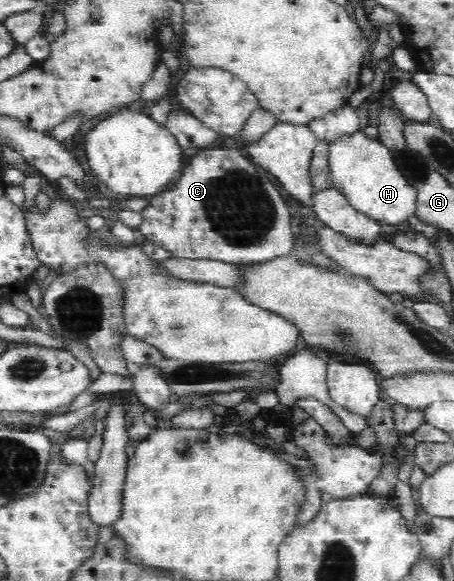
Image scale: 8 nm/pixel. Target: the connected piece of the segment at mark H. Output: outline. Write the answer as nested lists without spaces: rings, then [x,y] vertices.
[[[361,130],[355,133],[344,135],[329,143],[329,165],[334,178],[334,187],[340,189],[355,206],[355,209],[362,211],[385,224],[400,224],[407,221],[411,215],[416,215],[418,200],[418,189],[415,189],[401,166],[395,161],[394,153],[379,139],[368,138]]]

